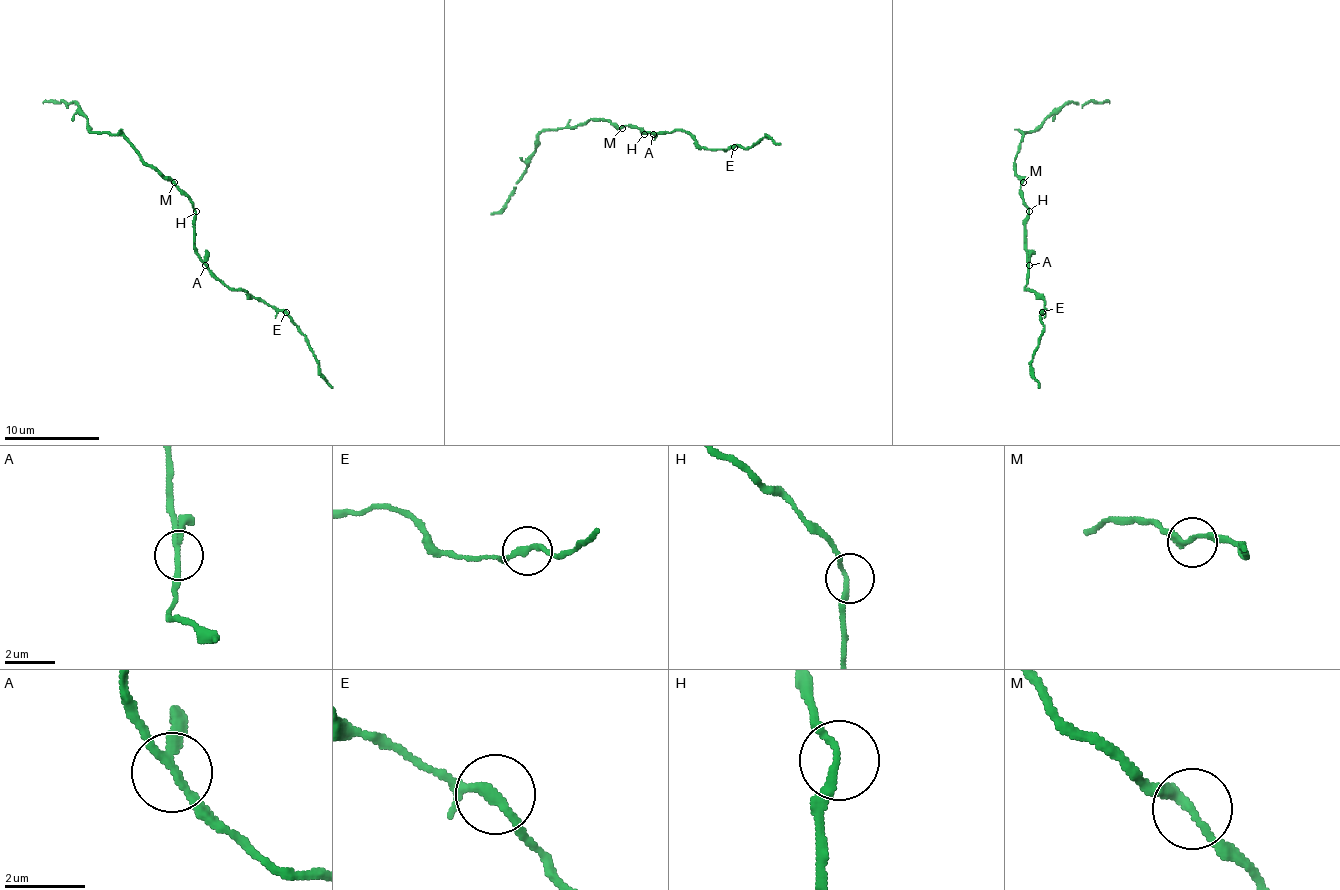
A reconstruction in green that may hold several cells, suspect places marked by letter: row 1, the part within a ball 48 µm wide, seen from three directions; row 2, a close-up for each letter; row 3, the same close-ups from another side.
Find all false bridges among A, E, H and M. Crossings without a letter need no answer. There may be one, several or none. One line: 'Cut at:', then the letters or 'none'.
Cut at: none

